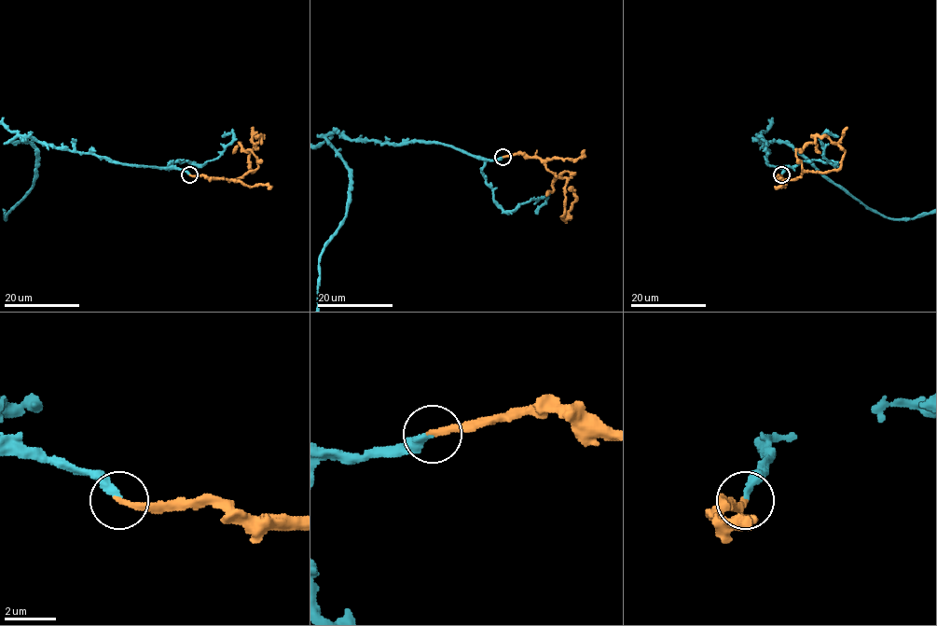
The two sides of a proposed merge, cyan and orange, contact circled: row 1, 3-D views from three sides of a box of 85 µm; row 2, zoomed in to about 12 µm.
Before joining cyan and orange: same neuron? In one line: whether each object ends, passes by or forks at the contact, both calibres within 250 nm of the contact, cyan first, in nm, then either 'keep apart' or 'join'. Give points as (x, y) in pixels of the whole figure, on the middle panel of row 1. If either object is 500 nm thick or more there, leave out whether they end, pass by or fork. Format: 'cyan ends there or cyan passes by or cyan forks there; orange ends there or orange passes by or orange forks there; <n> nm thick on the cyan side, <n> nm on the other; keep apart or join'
cyan ends there; orange ends there; 260 nm thick on the cyan side, 260 nm on the other; join

